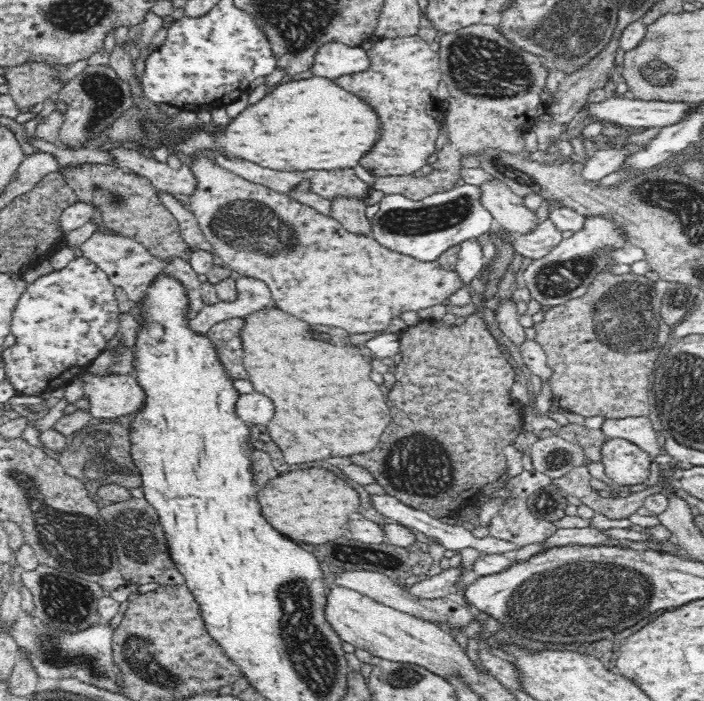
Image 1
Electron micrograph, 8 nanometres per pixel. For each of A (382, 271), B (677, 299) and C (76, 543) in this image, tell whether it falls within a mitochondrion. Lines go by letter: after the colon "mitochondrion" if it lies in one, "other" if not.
A: other
B: mitochondrion
C: mitochondrion

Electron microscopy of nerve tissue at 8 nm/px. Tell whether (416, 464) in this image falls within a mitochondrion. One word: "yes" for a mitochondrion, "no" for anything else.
yes

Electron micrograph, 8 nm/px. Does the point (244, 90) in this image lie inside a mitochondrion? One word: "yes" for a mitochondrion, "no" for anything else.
no

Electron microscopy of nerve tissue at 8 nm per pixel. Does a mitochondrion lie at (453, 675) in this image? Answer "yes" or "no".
no

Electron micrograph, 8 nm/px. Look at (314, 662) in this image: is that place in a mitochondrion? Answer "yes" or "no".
yes

